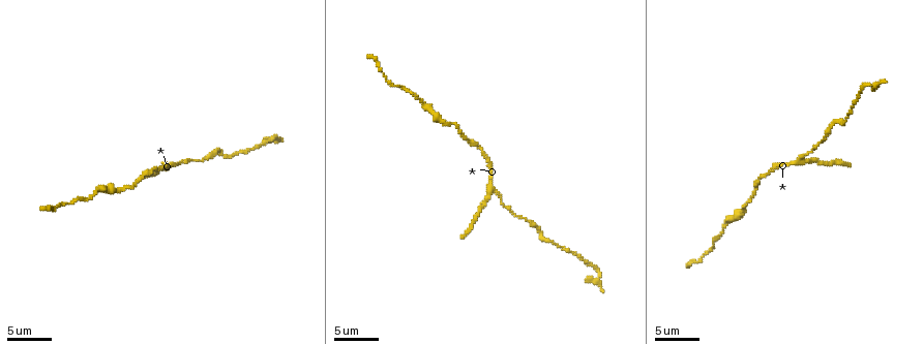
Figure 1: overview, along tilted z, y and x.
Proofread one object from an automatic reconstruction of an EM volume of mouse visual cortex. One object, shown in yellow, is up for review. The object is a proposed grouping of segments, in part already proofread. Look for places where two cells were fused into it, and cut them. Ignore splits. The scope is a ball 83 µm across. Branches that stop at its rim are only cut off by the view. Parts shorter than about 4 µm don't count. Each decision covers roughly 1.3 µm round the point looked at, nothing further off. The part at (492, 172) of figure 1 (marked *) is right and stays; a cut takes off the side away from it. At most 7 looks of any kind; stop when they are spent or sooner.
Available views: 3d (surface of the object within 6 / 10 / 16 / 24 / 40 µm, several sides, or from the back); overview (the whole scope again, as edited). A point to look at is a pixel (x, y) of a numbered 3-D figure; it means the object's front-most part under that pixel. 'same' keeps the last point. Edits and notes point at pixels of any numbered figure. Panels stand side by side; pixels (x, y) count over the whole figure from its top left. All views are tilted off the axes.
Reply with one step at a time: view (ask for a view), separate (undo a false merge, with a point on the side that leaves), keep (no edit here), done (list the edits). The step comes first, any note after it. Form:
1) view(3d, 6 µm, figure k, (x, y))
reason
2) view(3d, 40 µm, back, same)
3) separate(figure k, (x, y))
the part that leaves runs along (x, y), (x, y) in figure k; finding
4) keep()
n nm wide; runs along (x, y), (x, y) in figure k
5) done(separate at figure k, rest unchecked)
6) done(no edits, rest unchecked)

view(3d, 16 µm, figure 1, (494, 189))
a fork

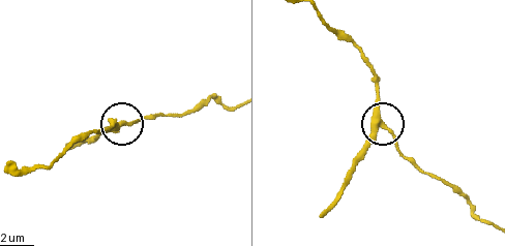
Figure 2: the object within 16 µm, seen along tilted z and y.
view(3d, 6 µm, figure 2, (384, 127))
closer look

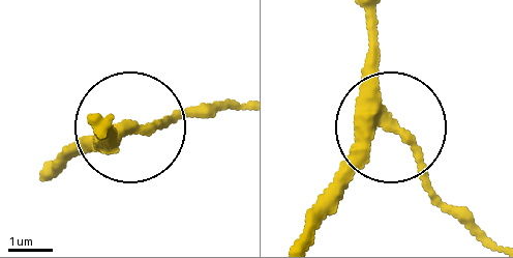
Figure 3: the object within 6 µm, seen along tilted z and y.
separate(figure 3, (85, 138))
the part that leaves runs along (365, 123), (361, 164), (318, 231) in figure 3; two cells meet here

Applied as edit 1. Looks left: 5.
view(3d, 16 µm, figure 1, (824, 134))
sudden change in width

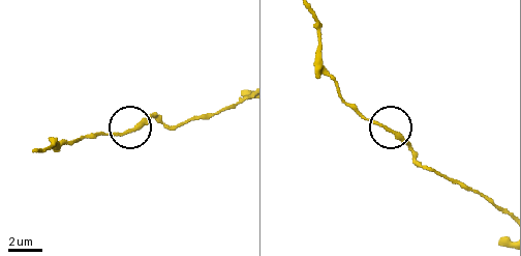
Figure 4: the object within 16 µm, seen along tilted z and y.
keep()
runs along (57, 144), (60, 148), (75, 140), (120, 133), (154, 114) in figure 4; all the same cell

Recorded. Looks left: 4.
view(3d, 10 µm, figure 1, (450, 125))
calibre changes

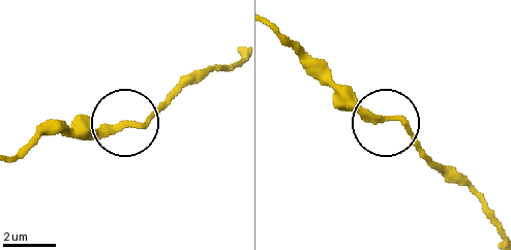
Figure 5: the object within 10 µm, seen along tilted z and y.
keep()
runs along (496, 220), (403, 124), (377, 119), (318, 64) in figure 5; continuous, no second cell

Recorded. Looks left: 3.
view(3d, 16 µm, figure 1, (70, 203))
thick turns thin

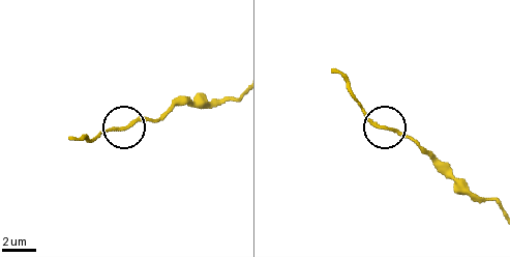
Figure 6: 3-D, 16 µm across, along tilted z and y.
keep()
190 nm wide; runs along (498, 202), (447, 175), (412, 140), (373, 123), (349, 91) in figure 6; one cell here

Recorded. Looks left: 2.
done(separate at figure 3, rest unchecked)

